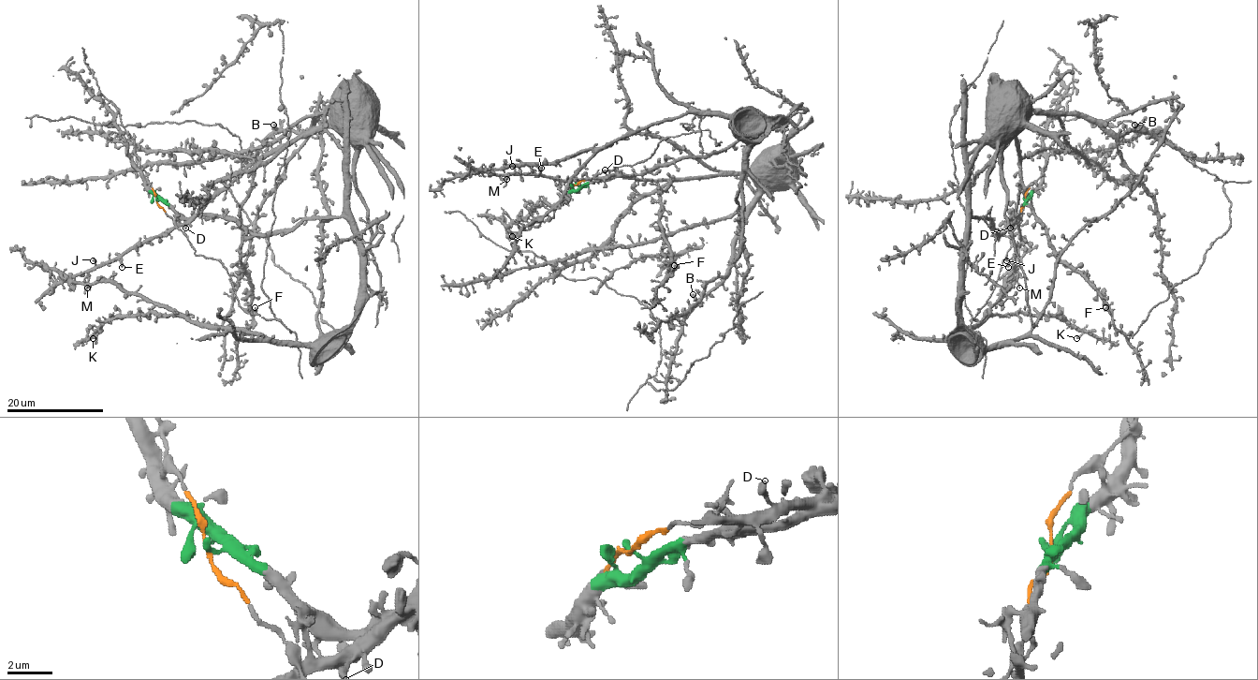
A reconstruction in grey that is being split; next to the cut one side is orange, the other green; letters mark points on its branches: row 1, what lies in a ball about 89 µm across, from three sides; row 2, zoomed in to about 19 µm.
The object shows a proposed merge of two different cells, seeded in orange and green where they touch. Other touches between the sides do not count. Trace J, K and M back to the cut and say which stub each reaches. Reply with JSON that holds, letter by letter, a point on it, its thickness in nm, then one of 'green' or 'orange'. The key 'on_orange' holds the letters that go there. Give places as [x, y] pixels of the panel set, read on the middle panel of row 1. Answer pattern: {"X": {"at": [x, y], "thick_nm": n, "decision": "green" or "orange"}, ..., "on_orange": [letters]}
{"J": {"at": [512, 166], "thick_nm": 260, "decision": "orange"}, "K": {"at": [512, 236], "thick_nm": 340, "decision": "green"}, "M": {"at": [506, 179], "thick_nm": 140, "decision": "orange"}, "on_orange": ["J", "M"]}

